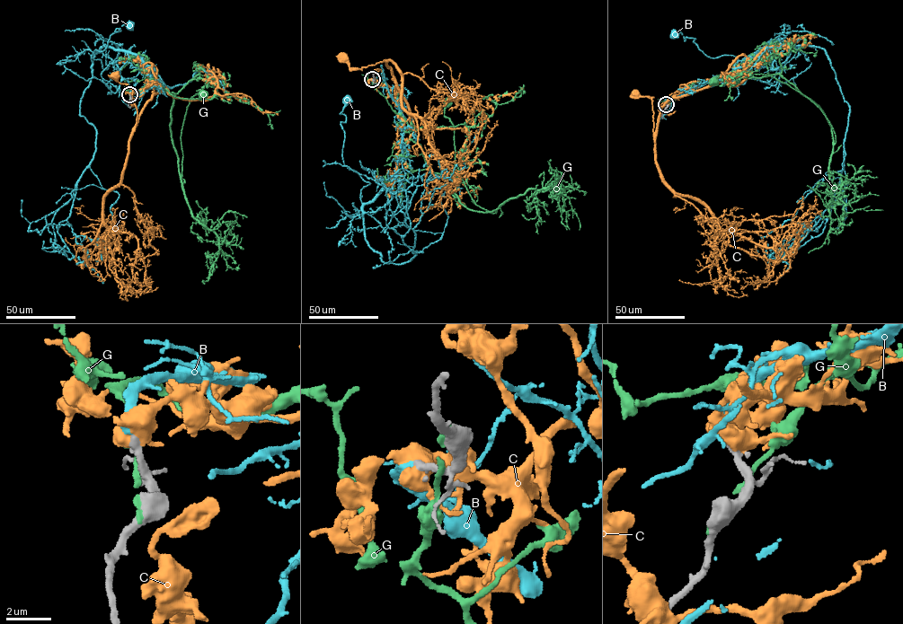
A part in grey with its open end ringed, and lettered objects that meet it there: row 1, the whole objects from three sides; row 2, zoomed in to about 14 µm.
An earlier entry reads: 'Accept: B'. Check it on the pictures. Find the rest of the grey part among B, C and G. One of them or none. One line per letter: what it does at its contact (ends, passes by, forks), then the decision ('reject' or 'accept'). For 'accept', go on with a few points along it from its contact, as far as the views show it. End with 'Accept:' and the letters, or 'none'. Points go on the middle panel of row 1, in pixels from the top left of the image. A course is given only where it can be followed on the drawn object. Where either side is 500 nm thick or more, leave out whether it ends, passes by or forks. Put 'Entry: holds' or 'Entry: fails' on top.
Entry: holds
B: it ends there; accept; it runs (372, 79), (403, 131), (394, 177), (364, 203), (370, 183), (342, 160), (348, 100)
C: reject
G: it ends there; reject
Accept: B

